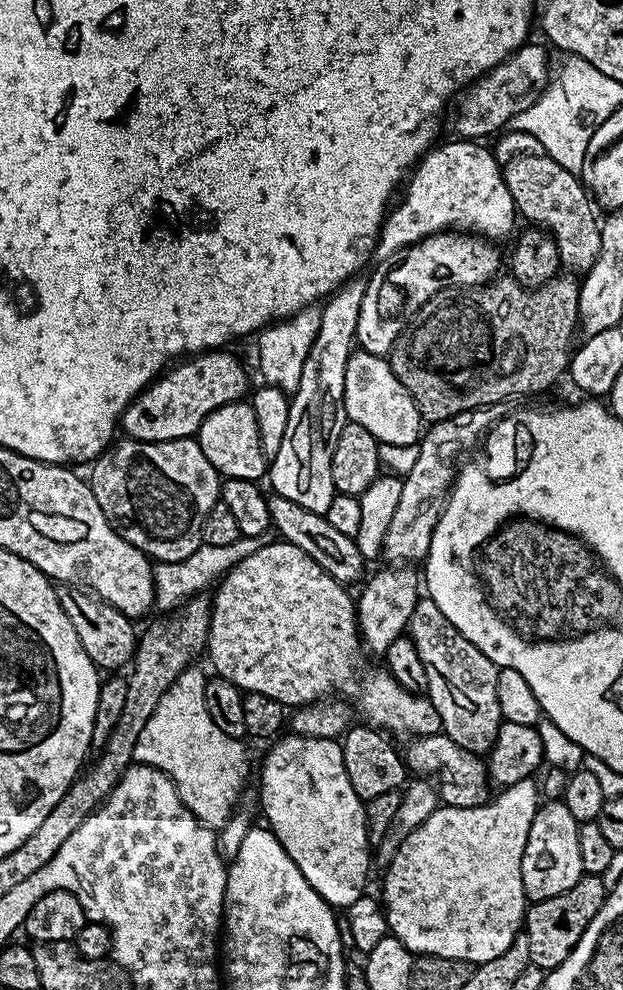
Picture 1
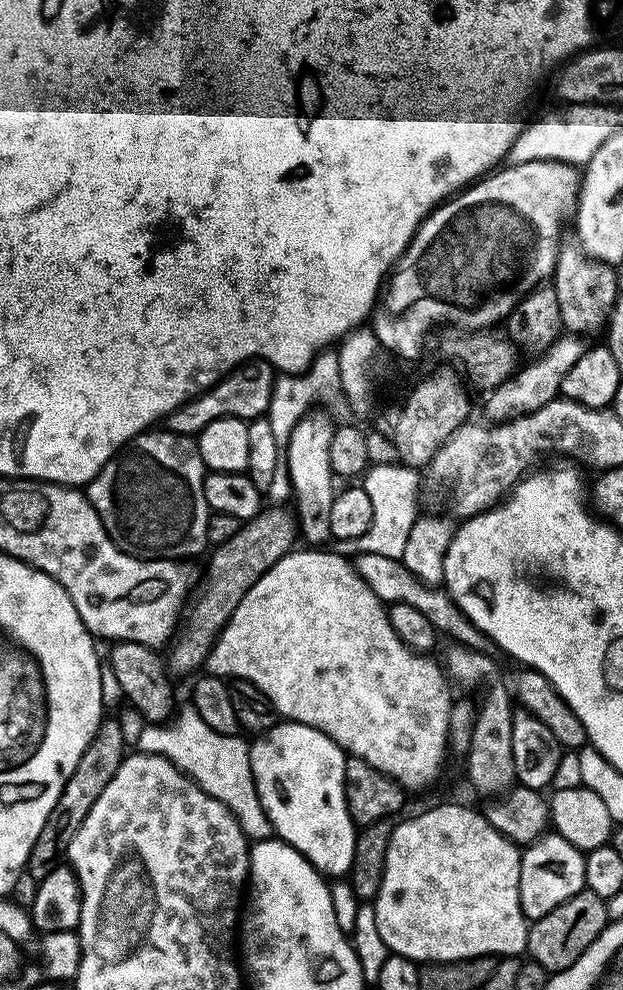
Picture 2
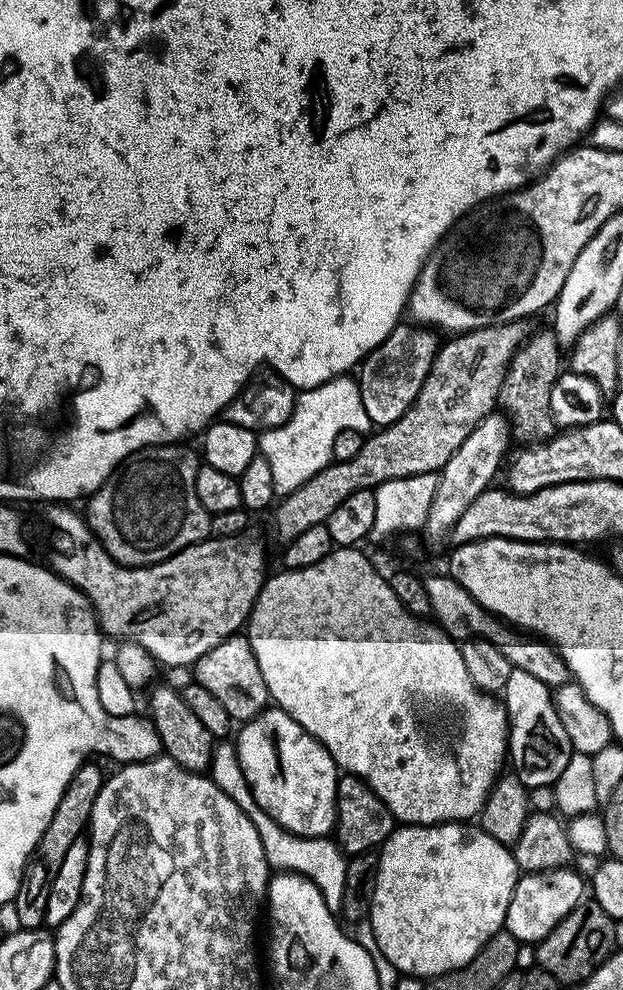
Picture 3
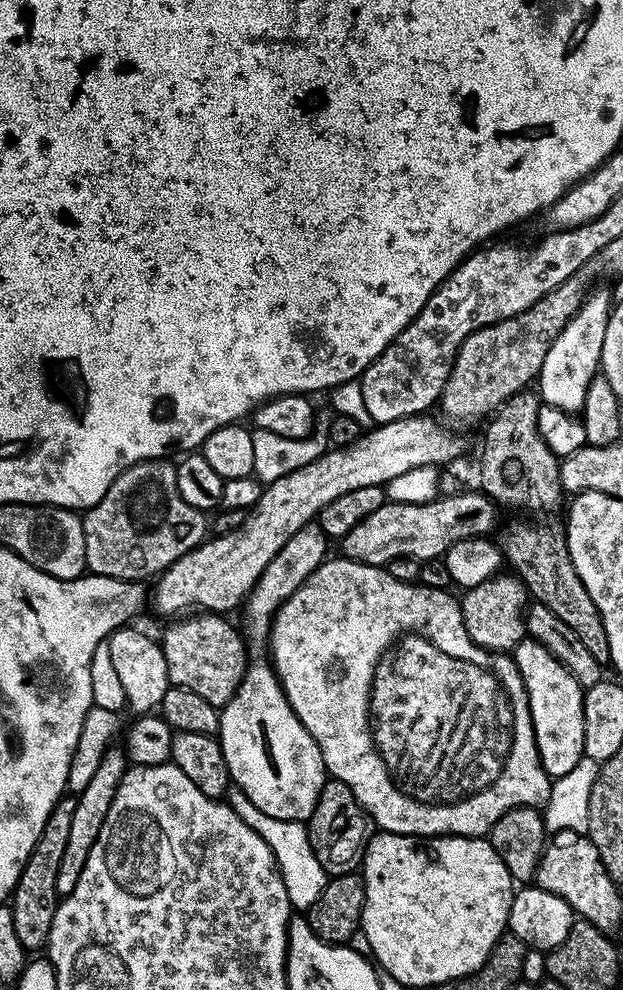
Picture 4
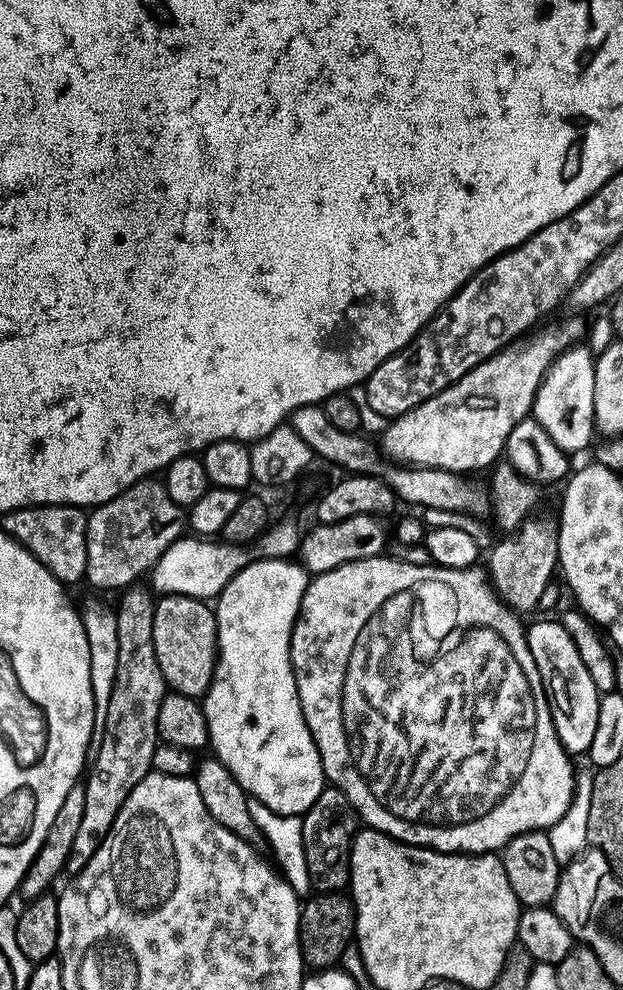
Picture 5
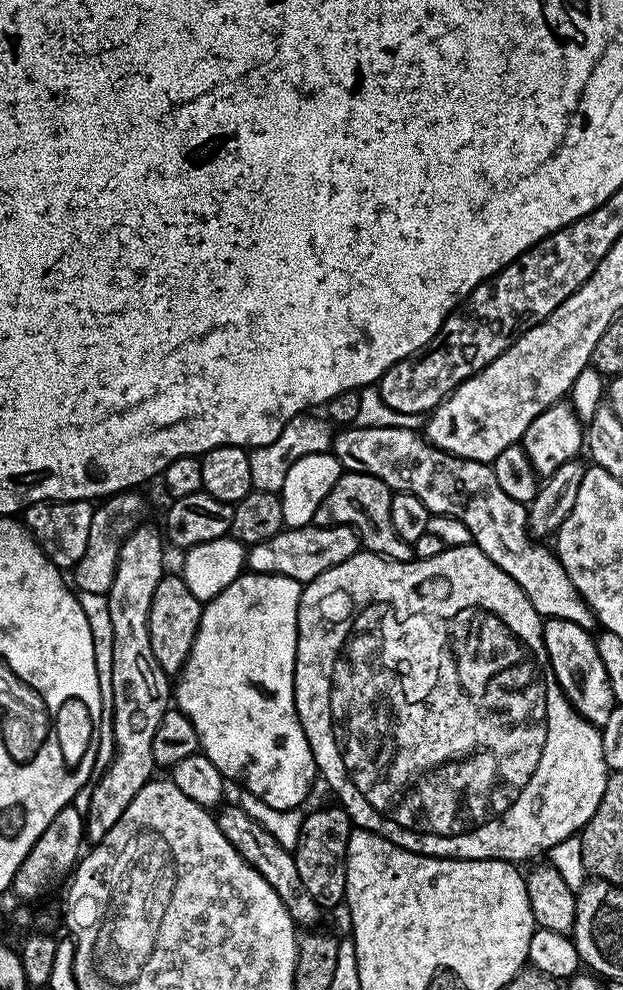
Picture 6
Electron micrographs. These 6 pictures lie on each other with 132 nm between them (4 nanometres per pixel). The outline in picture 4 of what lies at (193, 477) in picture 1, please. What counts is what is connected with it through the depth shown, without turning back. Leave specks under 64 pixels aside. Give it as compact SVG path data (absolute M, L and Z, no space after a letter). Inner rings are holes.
M168 458L143 460L120 471L110 490L106 490L104 497L83 513L82 519L86 534L87 571L93 576L109 576L119 580L144 582L147 576L159 577L160 573L178 562L178 558L192 548L200 547L206 536L205 513L182 502L178 494L176 464Z

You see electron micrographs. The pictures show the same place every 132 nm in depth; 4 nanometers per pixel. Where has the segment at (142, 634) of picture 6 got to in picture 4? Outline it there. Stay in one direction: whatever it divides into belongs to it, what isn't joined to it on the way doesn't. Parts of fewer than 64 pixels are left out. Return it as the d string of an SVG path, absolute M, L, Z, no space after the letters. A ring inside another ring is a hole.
M109 747L105 753L90 786L76 796L74 818L70 821L70 838L66 842L66 854L62 854L62 866L58 866L57 897L63 898L80 887L80 879L86 866L86 858L90 858L90 850L94 842L98 842L98 834L102 830L102 822L106 822L106 814L110 814L110 802L114 802L114 794L122 782L125 772L130 767L129 757L123 747Z

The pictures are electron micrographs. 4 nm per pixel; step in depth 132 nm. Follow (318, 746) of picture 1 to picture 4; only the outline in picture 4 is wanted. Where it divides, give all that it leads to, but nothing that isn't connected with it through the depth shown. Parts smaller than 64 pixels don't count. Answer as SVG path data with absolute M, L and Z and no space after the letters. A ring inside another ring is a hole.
M253 659L249 663L234 698L220 709L218 739L231 783L243 790L262 814L301 822L310 819L326 779L324 756L294 714L269 661Z

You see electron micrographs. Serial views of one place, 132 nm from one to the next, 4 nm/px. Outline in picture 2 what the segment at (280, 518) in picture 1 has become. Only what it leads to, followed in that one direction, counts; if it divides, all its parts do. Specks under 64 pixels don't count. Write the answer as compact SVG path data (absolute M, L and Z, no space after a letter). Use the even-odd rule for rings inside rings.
M361 552L355 557L357 577L363 581L364 587L372 591L372 595L378 597L385 605L409 604L414 610L422 610L426 618L436 627L437 633L444 632L451 641L464 644L467 648L484 650L489 647L490 641L478 631L469 620L466 614L453 602L451 596L443 587L423 584L422 581L404 564L403 559L395 560L381 554Z

